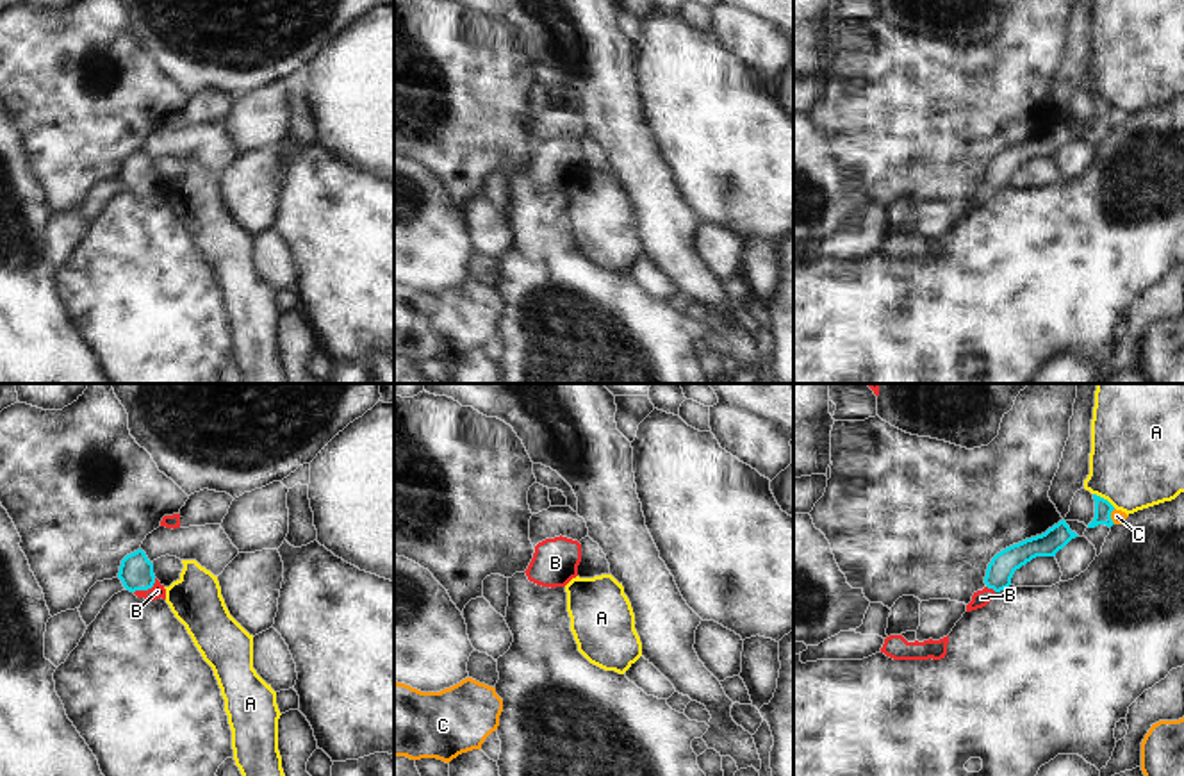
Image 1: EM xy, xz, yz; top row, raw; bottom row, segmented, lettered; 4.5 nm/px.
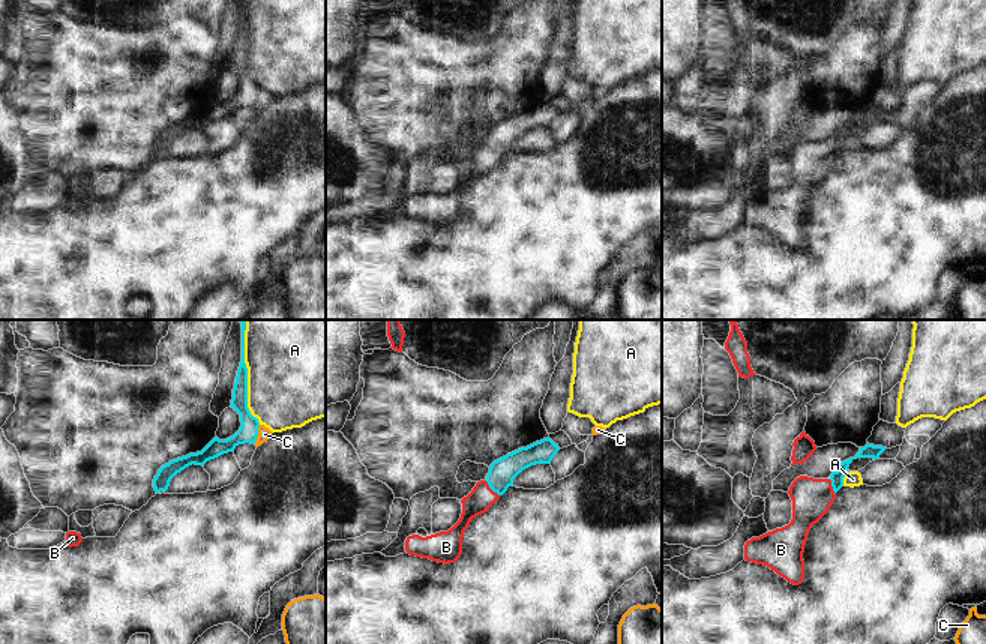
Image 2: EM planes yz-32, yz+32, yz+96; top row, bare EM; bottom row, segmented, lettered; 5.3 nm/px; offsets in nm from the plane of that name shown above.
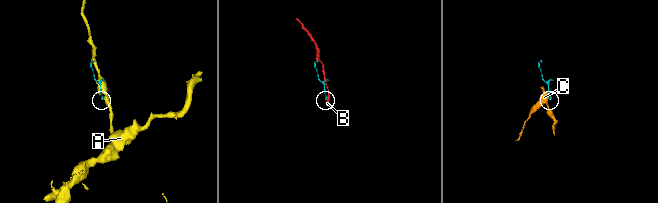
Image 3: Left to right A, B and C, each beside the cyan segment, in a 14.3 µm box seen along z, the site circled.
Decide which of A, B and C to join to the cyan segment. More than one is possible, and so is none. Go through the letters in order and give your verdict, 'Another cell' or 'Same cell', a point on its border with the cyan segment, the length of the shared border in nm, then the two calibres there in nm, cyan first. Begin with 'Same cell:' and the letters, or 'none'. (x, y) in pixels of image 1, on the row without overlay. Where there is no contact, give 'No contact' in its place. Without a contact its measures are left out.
Same cell: B
A: Another cell. Touches cyan at yz (1102, 99). Shared border 120 nm. Thickness 80 nm (cyan) against 420 nm
B: Same cell. Touches cyan at xy (147, 189). Shared border 120 nm. Thickness 160 nm (cyan) against 70 nm
C: Another cell. Touches cyan at yz (1110, 116). Shared border 70 nm. Thickness 80 nm (cyan) against 60 nm.

